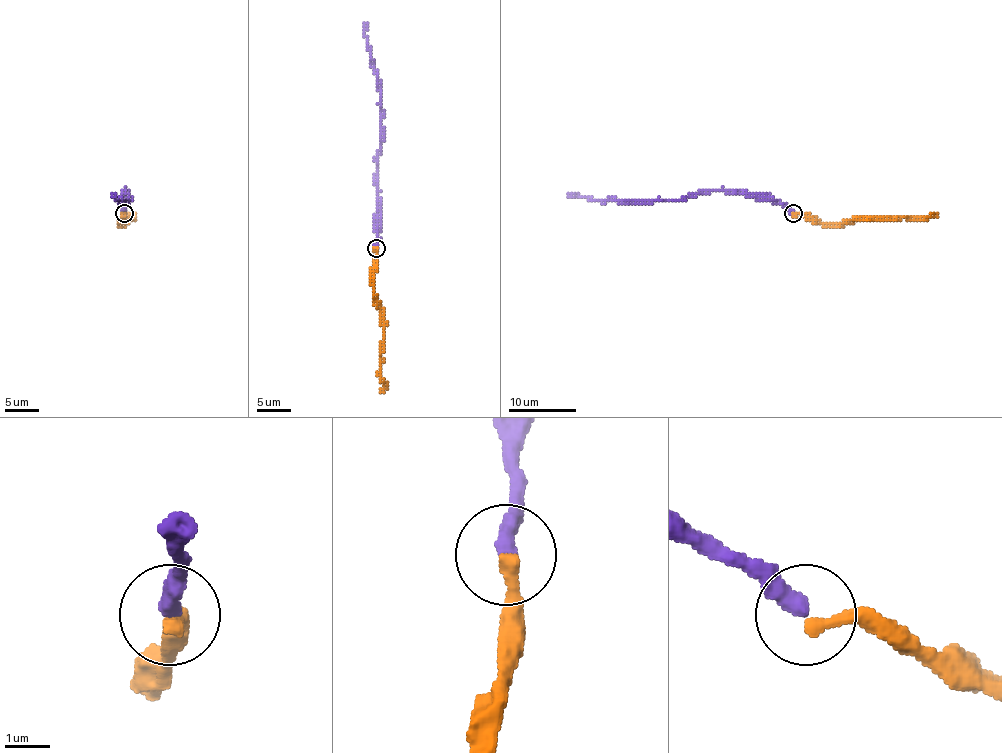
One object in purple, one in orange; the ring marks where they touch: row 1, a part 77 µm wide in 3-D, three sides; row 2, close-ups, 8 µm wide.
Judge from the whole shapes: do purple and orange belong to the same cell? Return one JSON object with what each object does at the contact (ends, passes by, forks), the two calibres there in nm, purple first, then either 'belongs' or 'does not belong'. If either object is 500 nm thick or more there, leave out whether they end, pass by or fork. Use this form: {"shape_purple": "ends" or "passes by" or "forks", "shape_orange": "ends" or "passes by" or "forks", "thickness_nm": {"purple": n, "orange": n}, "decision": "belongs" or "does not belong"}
{"shape_purple": "ends", "shape_orange": "ends", "thickness_nm": {"purple": 400, "orange": 320}, "decision": "belongs"}

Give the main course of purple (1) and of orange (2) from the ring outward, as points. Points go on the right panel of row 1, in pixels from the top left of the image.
1: (794, 213), (773, 201), (723, 191), (700, 191), (679, 199), (626, 201), (595, 201), (567, 192)
2: (794, 214), (807, 214), (822, 223), (842, 224), (861, 219), (938, 214)

